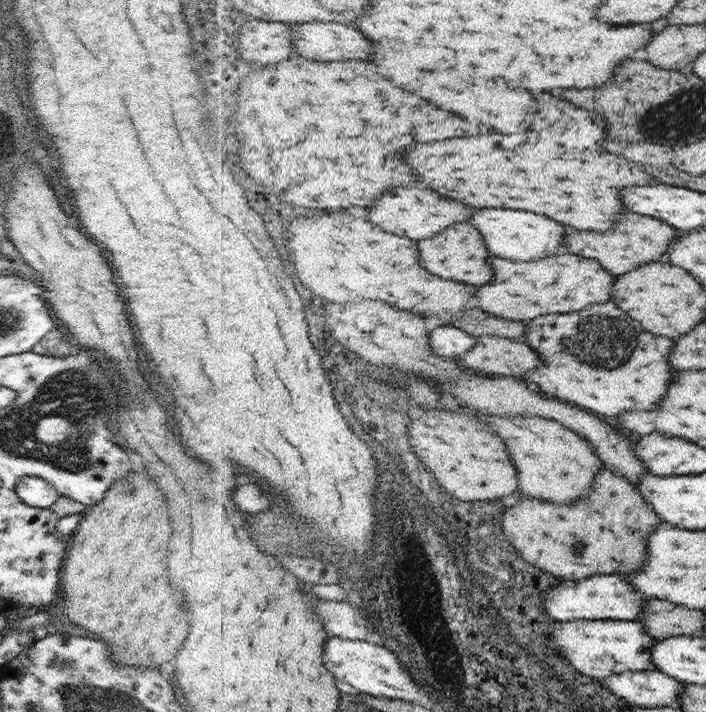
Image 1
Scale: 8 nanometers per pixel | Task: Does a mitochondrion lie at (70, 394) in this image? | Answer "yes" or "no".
yes

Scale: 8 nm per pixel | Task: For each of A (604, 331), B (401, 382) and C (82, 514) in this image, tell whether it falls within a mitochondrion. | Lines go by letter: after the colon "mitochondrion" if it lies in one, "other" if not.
A: mitochondrion
B: mitochondrion
C: other

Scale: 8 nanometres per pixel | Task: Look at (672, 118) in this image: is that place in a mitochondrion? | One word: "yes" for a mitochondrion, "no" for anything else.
yes

